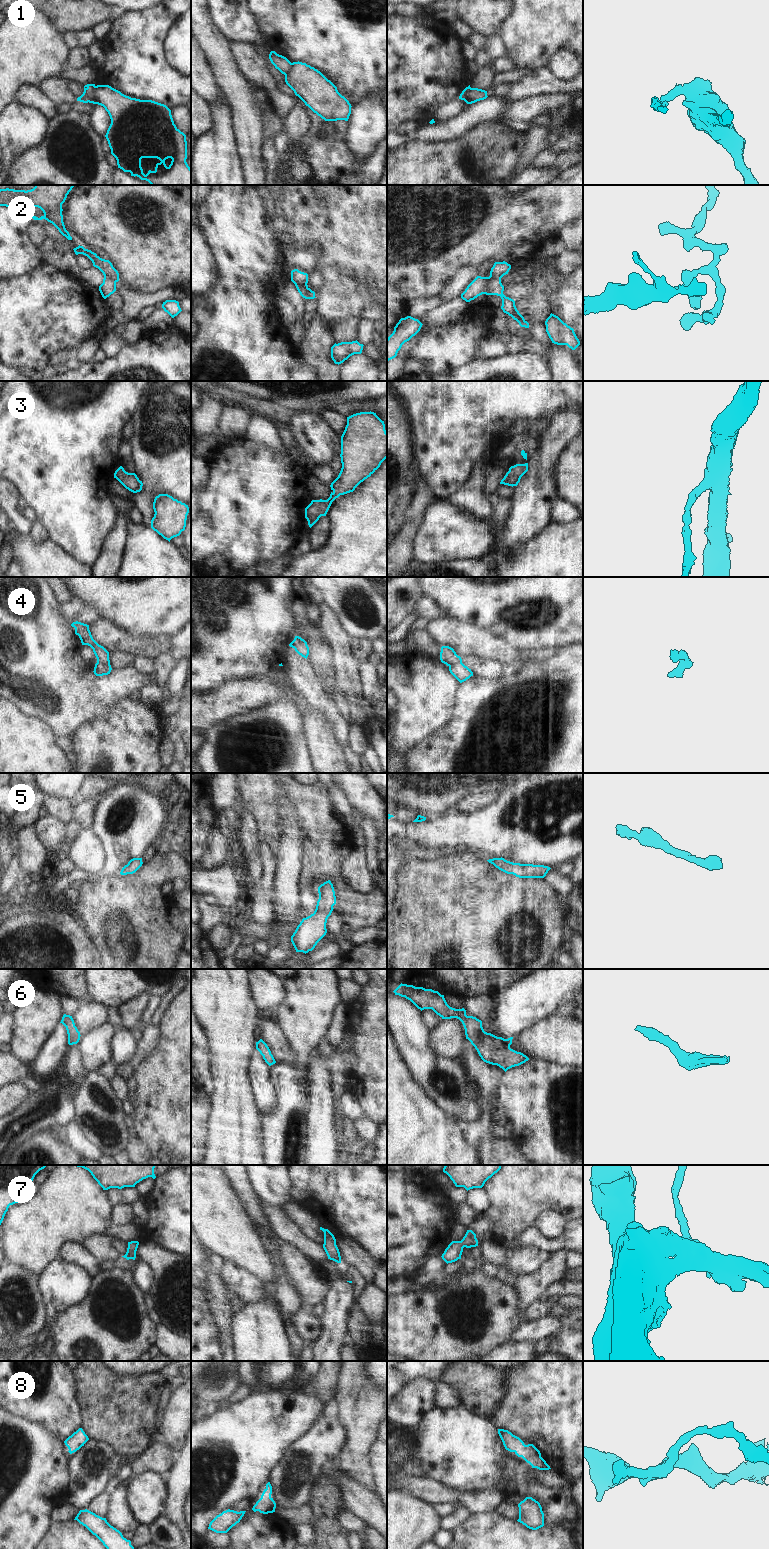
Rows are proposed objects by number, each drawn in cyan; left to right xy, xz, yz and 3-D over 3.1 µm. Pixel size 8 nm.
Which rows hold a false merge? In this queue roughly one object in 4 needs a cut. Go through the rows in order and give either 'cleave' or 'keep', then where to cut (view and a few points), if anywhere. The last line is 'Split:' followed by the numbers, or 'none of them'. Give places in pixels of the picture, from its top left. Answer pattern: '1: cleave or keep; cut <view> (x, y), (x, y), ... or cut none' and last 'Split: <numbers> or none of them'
1: cleave; cut xy (96, 86), (92, 102)
2: cleave; cut xy (103, 273), (115, 282)
3: keep; cut none
4: keep; cut none
5: keep; cut none
6: keep; cut none
7: keep; cut none
8: keep; cut none
Split: 1, 2

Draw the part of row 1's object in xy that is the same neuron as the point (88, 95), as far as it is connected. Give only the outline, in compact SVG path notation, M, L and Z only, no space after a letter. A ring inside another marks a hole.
M87 84L84 86L83 94L77 98L77 101L83 103L93 103L94 93L95 93L95 84Z

